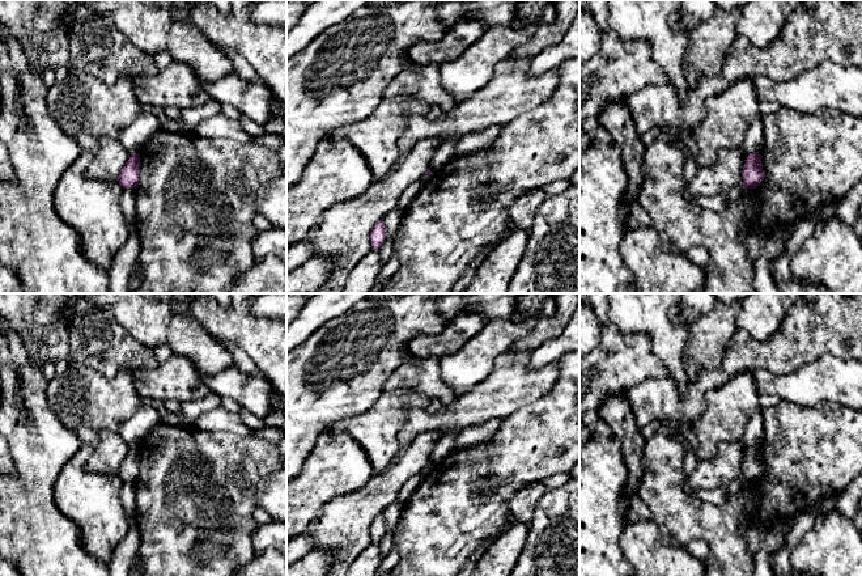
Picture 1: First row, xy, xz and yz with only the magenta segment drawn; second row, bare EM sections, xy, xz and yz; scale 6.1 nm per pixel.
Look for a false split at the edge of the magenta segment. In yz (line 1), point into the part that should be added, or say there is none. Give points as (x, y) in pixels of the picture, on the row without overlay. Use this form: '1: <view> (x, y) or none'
1: none

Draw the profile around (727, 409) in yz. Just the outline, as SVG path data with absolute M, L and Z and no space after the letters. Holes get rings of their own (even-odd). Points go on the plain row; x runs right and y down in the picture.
M750 370L731 377L723 386L705 394L705 410L692 423L698 442L698 461L712 459L722 442L742 441L748 418L760 410L759 397Z

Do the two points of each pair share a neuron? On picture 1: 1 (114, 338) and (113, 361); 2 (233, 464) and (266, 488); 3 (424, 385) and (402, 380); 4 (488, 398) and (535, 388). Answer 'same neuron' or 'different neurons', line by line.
1: same neuron
2: different neurons
3: same neuron
4: same neuron

